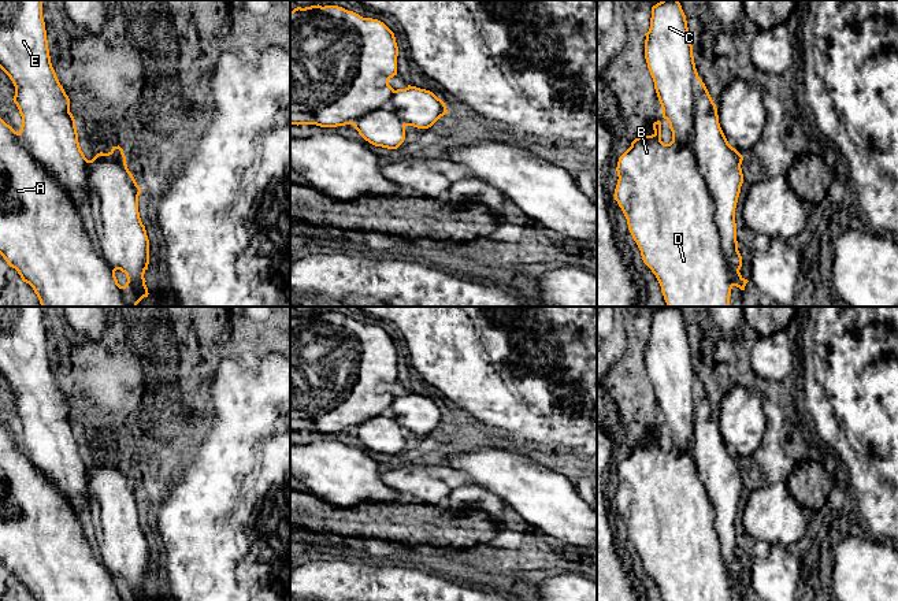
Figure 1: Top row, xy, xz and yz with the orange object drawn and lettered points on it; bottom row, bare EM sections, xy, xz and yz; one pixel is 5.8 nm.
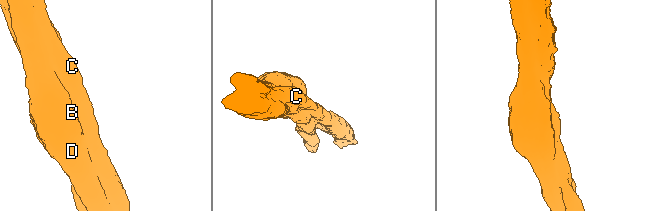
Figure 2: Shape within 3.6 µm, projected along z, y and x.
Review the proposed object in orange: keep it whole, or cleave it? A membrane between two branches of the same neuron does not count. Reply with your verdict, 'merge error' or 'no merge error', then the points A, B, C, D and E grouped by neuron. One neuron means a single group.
merge error; A B C D / E

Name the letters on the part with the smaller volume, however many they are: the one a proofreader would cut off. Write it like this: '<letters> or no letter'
E

